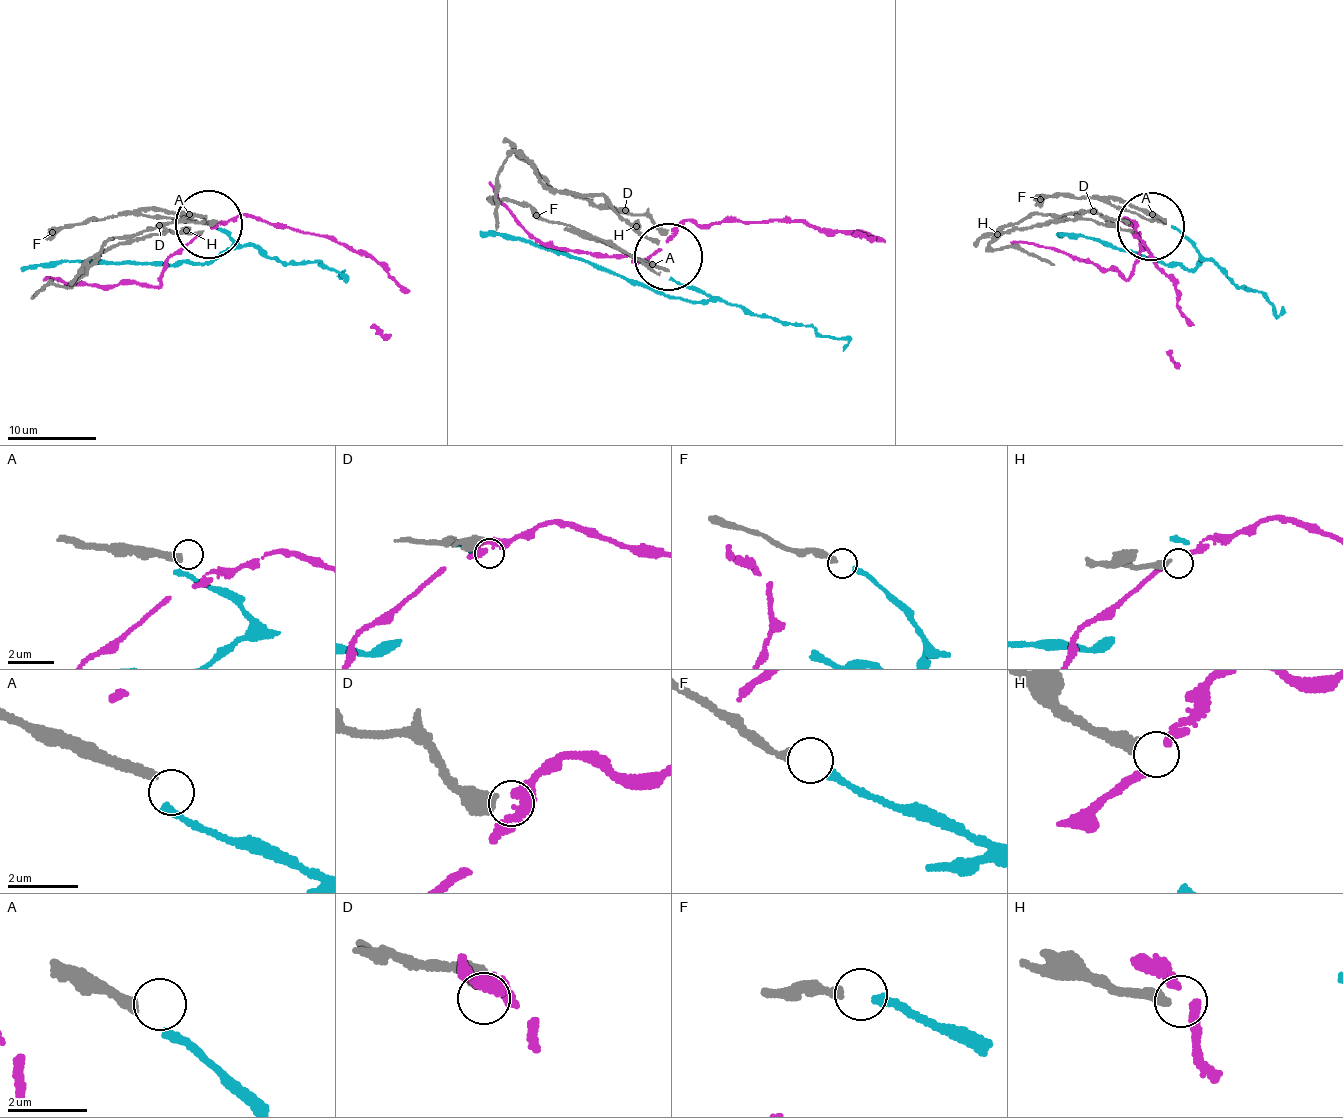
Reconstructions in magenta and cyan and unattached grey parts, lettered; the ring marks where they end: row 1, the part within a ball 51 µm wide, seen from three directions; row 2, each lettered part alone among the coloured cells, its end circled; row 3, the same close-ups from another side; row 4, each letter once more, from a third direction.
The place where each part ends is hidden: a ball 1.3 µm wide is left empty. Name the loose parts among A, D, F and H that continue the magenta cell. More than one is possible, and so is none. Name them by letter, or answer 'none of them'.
none of them

